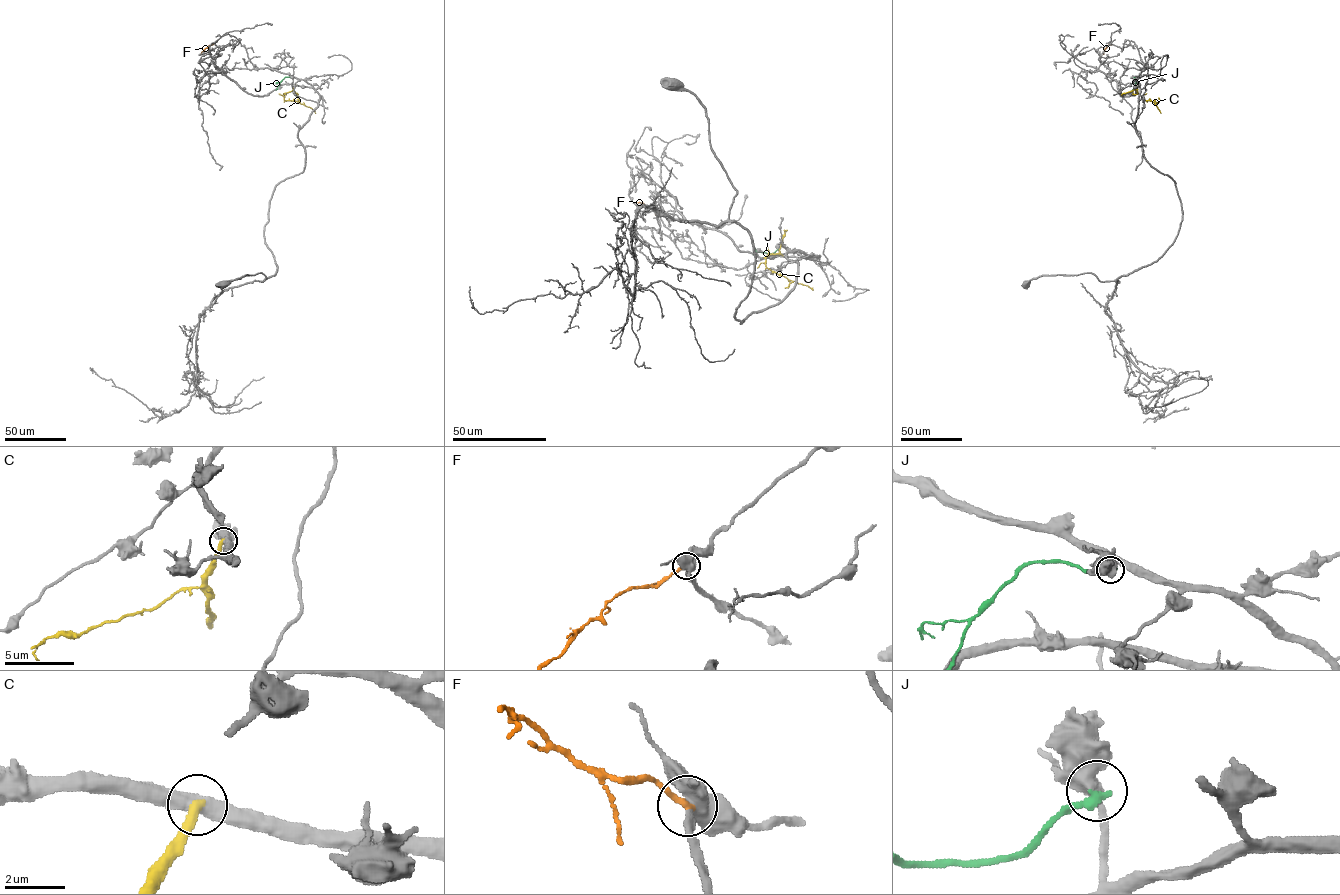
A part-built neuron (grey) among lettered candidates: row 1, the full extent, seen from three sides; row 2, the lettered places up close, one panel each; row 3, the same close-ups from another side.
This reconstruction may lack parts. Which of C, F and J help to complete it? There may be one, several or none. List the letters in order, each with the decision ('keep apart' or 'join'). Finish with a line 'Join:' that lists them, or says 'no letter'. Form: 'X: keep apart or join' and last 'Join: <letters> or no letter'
C: keep apart
F: keep apart
J: keep apart
Join: no letter

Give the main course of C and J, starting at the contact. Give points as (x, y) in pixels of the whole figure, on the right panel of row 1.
C: (1138, 85), (1137, 92), (1144, 99), (1153, 102), (1161, 113)
J: (1134, 77), (1136, 77), (1135, 87), (1132, 90)

